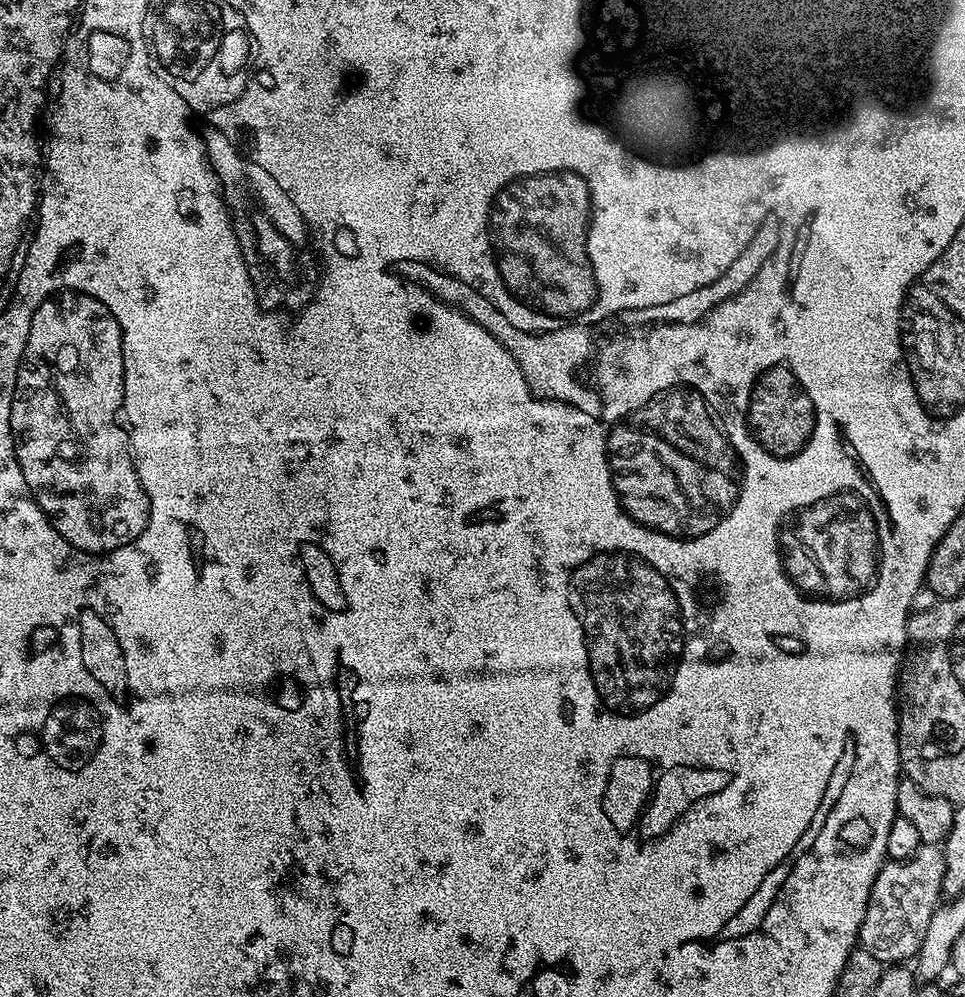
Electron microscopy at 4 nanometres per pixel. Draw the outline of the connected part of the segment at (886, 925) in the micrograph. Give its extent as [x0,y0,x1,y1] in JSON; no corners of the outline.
[859,844,946,966]

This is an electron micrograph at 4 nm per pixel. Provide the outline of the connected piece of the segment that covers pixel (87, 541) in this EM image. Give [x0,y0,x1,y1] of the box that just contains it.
[10,290,150,554]

